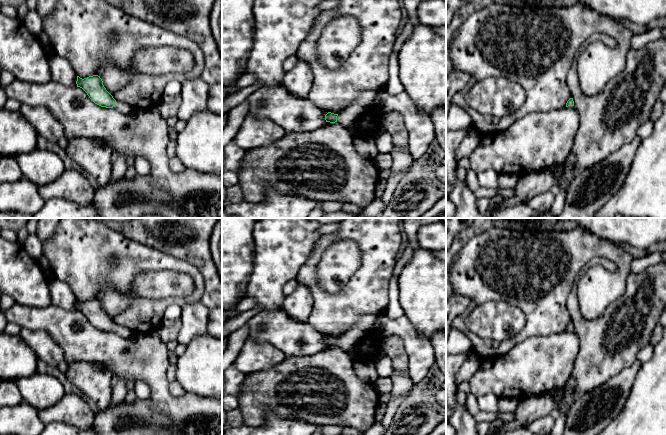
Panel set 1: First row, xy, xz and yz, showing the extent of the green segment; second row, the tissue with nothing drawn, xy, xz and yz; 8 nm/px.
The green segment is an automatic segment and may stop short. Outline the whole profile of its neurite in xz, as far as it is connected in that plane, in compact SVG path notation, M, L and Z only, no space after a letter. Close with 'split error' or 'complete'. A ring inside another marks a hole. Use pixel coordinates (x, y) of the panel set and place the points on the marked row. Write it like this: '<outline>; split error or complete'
M365 91L360 94L357 100L340 114L328 112L325 115L326 122L338 122L347 127L353 120L362 114L370 105L374 104L377 93L375 91Z; split error

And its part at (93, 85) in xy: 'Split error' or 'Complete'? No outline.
Split error

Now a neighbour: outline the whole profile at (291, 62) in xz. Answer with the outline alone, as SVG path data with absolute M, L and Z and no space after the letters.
M291 56L287 58L283 63L283 68L286 72L292 70L298 62L298 58L296 56Z

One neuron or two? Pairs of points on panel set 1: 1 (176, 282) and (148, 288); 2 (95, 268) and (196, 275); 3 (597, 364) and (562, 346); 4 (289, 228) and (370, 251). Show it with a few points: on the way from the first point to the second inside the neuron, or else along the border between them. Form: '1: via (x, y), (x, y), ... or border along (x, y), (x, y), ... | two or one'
1: via (169, 283), (155, 285) | one
2: via (120, 262), (171, 262) | one
3: border along (574, 331), (579, 339), (579, 350), (570, 376) | two
4: border along (321, 235), (308, 258) | two

